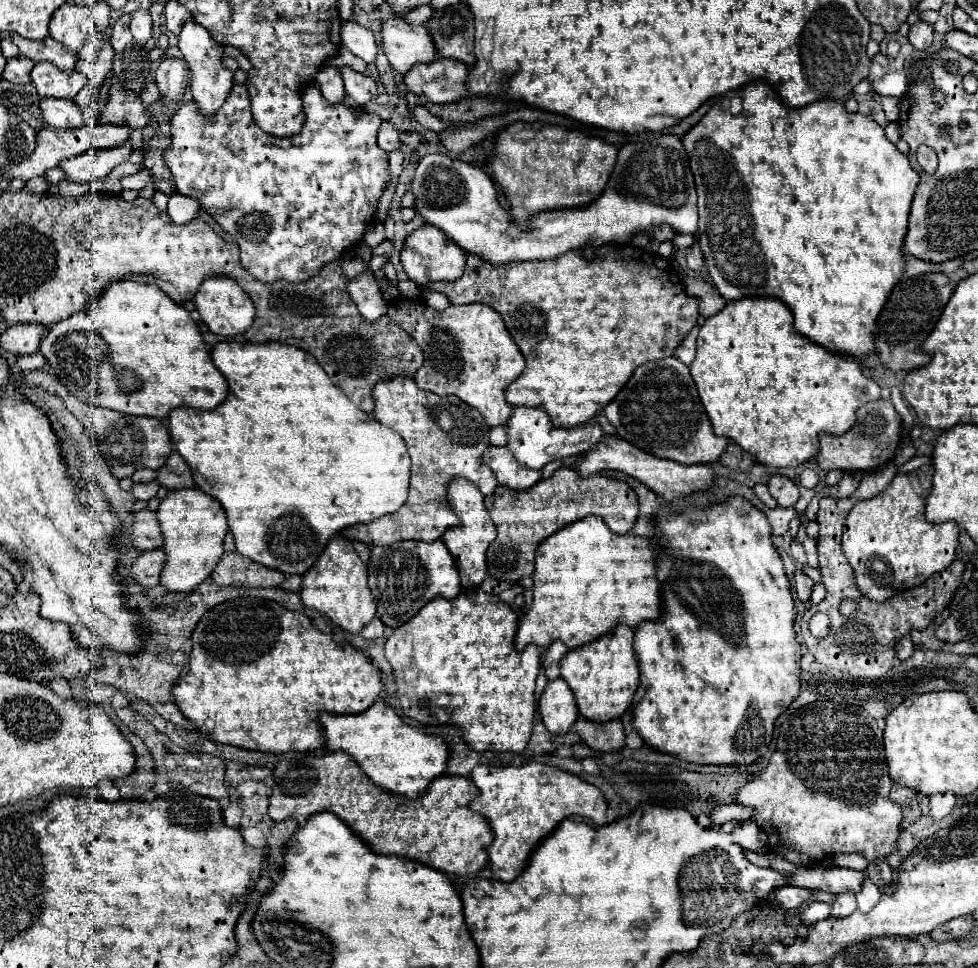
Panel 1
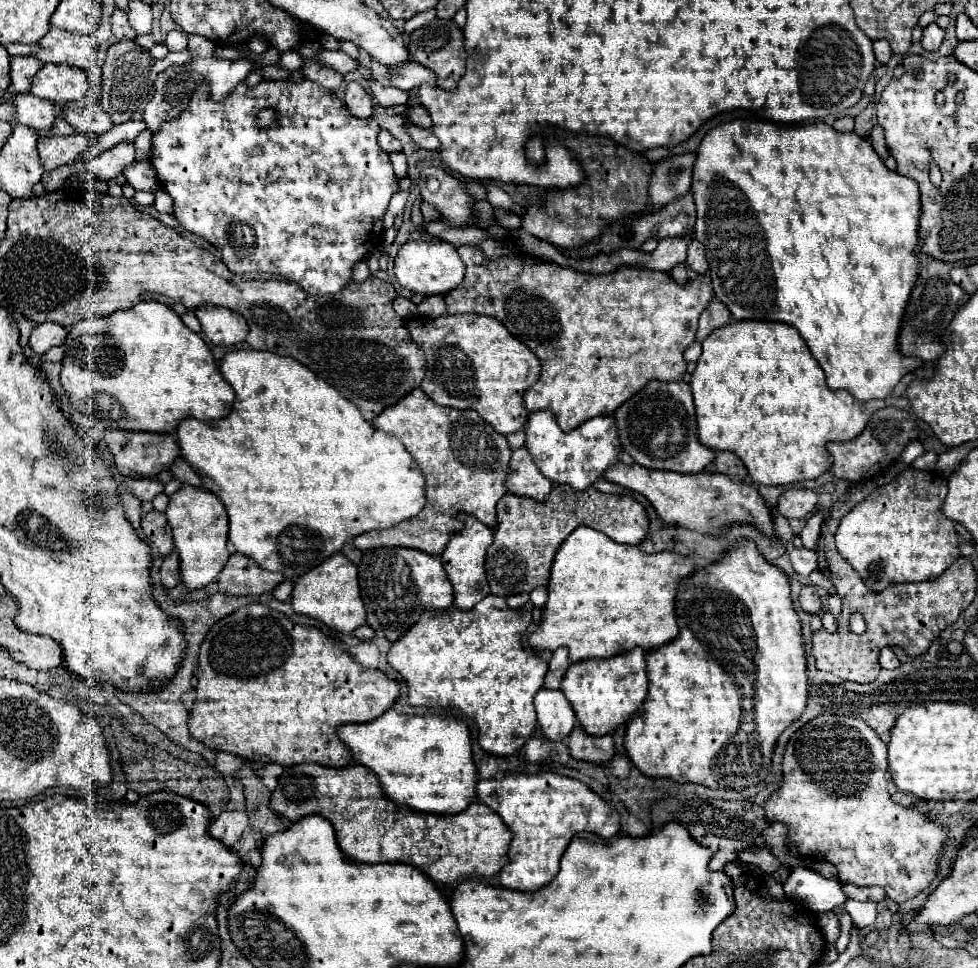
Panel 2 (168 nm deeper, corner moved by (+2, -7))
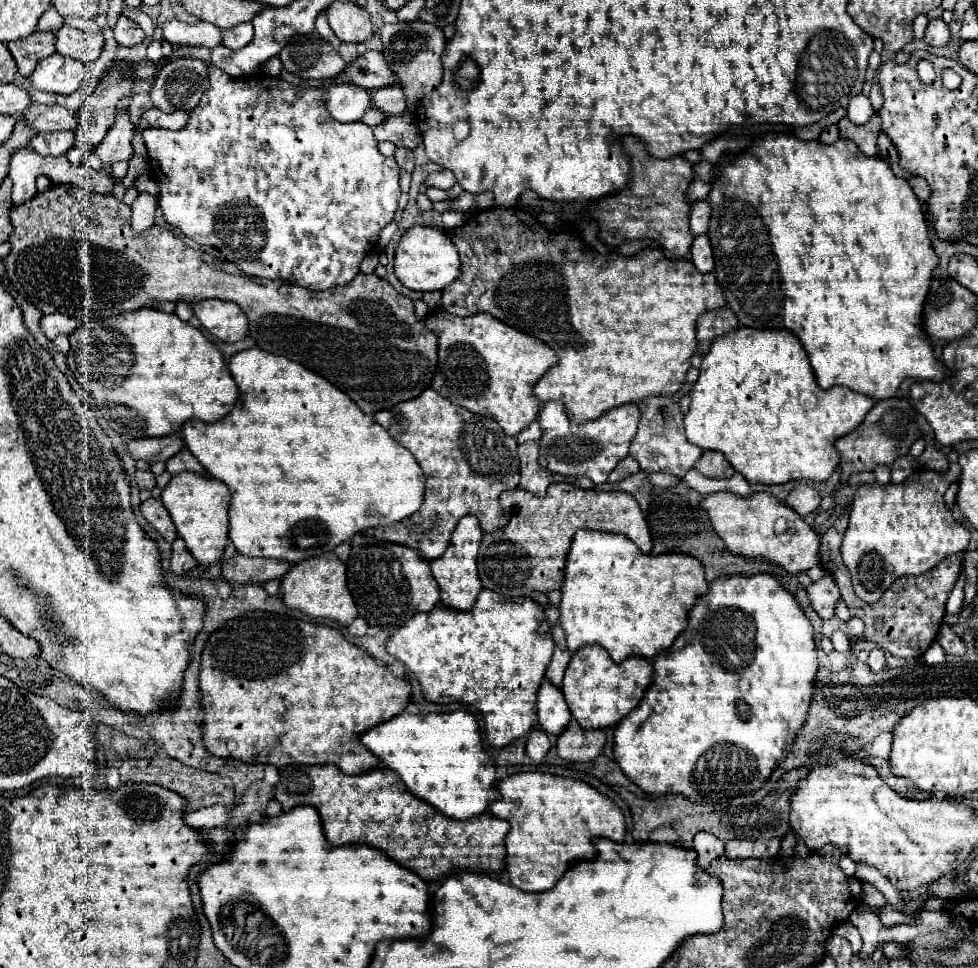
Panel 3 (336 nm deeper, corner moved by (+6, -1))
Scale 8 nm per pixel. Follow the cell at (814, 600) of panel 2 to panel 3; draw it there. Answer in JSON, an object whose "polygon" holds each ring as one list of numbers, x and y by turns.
{"polygon":[[824,576,818,582,812,582,806,592,808,592,812,608,818,612,818,616,822,620,830,620,834,616,836,604,842,598,840,592,838,592,838,586,834,584,834,578,832,576]]}

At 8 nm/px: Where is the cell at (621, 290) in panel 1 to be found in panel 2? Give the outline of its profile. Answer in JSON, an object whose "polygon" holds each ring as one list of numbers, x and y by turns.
{"polygon":[[460,246,458,248,460,258,466,264,466,276,462,280,462,284,458,288,454,288,452,292,448,292,444,296,446,304,448,304,448,314,462,314,462,312,472,312,472,314,486,314,492,316,496,320,500,320,510,334,514,334,522,344,526,344,540,360,542,366,542,374,538,378,538,382,534,386,530,386,524,392,524,406,528,412,536,412,536,410,550,410,556,416,558,426,564,432,570,432,574,428,578,428,580,424,584,424,586,420,594,418,594,416,610,416,612,410,616,410,622,402,626,402,632,394,636,394,642,386,646,386,648,380,658,378,658,380,682,380,684,372,686,372,686,360,684,360,684,350,690,346,690,342,694,342,696,338,696,328,698,328,698,316,702,314,702,310,708,306,710,298,712,298,712,284,710,284,710,276,698,276,692,282,680,286,672,280,672,276,668,272,652,272,646,268,634,268,634,266,620,266,618,270,604,274,604,276,592,276,592,274,584,274,578,272,574,268,564,268,558,266,554,262,532,262,530,256,526,254,512,254,510,258,500,258,494,262,488,262,482,256,482,250,478,246]]}

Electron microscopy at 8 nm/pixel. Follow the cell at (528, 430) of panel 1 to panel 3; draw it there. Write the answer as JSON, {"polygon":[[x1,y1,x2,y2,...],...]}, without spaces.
{"polygon":[[546,402,538,414,538,422,542,428,540,438,540,454,546,460,546,468,554,474,564,476,588,476,594,484,606,482,608,474,616,468,616,464,628,456,630,442,636,436,640,420,640,410,636,404,624,404,606,412,600,420,572,424,568,420,566,408,562,402]]}

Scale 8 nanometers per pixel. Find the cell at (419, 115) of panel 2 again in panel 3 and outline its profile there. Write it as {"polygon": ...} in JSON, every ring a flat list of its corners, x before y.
{"polygon":[[398,84,374,90,372,92,372,104,374,104,374,108,382,110,384,114,404,114,404,112,408,112,404,92]]}

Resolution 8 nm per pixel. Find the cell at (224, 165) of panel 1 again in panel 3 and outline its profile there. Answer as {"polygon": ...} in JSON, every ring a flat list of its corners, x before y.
{"polygon":[[210,66,208,74,210,74,210,88,208,92,204,92,200,104,190,112,190,120,182,130,174,132,166,128,146,128,142,132,148,148,148,162,152,162,150,166,154,170,154,180,160,186,158,204,164,212,166,222,178,228,194,242,220,250,228,262,234,262,246,274,260,278,278,278,310,290,328,290,350,284,350,280,360,272,360,264,368,248,376,246,382,228,394,220,394,212,398,208,398,198,400,198,400,186,398,186,400,168,396,160,386,158,378,152,378,142,374,140,370,126,366,126,364,122,342,124,328,114,322,102,324,88,330,86,328,80,322,80,320,88,300,88,280,78,272,78,268,74,252,74,234,80,216,66]]}

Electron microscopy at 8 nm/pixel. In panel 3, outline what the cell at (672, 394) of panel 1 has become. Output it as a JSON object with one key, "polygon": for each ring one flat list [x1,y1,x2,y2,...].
{"polygon":[[652,396,644,398,638,408,642,418,638,424,638,434,630,446,630,456,638,460,640,468,646,472,666,472,676,478,684,478,696,460,700,460,702,450,686,440,680,406,672,400,672,396]]}

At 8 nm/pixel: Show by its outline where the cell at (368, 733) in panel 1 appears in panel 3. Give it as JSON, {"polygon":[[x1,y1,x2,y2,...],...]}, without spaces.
{"polygon":[[402,712,360,736,360,740,384,766,404,780,414,796,426,800,448,818,466,820,478,816,486,812,494,800,500,800,500,792,496,790,496,764,484,752,478,722,470,712]]}

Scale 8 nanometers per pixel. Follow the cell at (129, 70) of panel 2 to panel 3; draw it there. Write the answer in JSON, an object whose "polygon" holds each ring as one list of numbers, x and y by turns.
{"polygon":[[106,72,106,74,102,76,102,80,100,80,98,88,94,90,94,94,88,96,86,102,84,102,84,106,80,108,80,124,78,124,78,128,74,130,76,142,74,142,74,146,66,152,66,158,68,158,72,164,82,164,84,154,90,152,90,150,94,150,94,148,104,140,108,128,112,126,112,122,114,122,114,118,116,118,118,102,128,96,128,92,132,90,132,86,134,86,134,80,128,80,126,76,116,76,116,78,114,78,114,76,110,76,110,72]]}

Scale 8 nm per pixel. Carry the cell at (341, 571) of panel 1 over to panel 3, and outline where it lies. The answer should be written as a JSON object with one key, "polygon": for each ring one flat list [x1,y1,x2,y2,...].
{"polygon":[[330,556,330,558,310,558,310,560,298,562,282,578,280,592,282,592,282,600,284,600,286,606,296,608,296,610,310,614,310,616,338,620,344,626,348,626,358,616,356,604,354,604,354,600,348,592,348,586,346,586,346,568,334,556]]}

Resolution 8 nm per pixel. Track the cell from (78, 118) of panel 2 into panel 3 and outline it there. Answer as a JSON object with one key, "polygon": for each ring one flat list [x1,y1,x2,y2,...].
{"polygon":[[32,104,26,112,22,112,20,120,36,134,74,130,78,126,78,114,72,114,58,104,56,106]]}

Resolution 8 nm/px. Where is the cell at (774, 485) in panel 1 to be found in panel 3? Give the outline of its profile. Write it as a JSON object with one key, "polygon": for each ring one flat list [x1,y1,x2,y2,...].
{"polygon":[[798,486,796,490,790,492,790,496,786,498,786,504,796,510,800,516,806,516,810,512,814,512,822,502,822,496,818,494,818,490,814,490,812,486]]}

